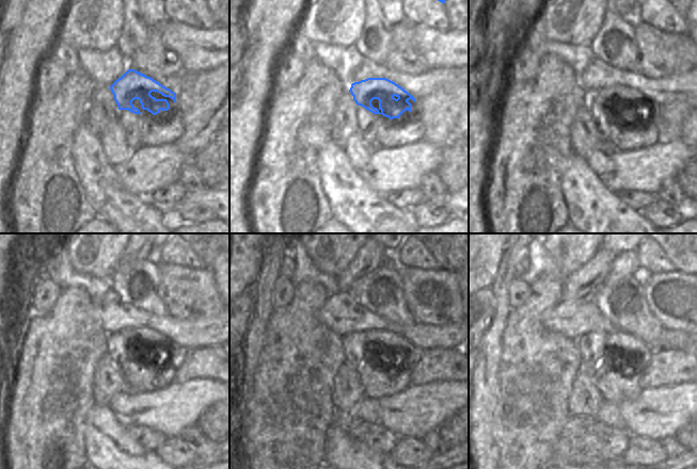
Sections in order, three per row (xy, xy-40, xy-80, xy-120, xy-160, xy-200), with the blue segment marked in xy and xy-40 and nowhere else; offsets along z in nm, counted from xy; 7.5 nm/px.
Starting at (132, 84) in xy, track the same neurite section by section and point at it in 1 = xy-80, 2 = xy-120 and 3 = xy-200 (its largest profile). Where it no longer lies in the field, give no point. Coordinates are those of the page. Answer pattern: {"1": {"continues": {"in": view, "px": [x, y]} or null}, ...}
{"1": {"continues": {"in": "xy-80", "px": [631, 103]}}, "2": {"continues": {"in": "xy-120", "px": [152, 344]}}, "3": {"continues": {"in": "xy-200", "px": [626, 348]}}}

